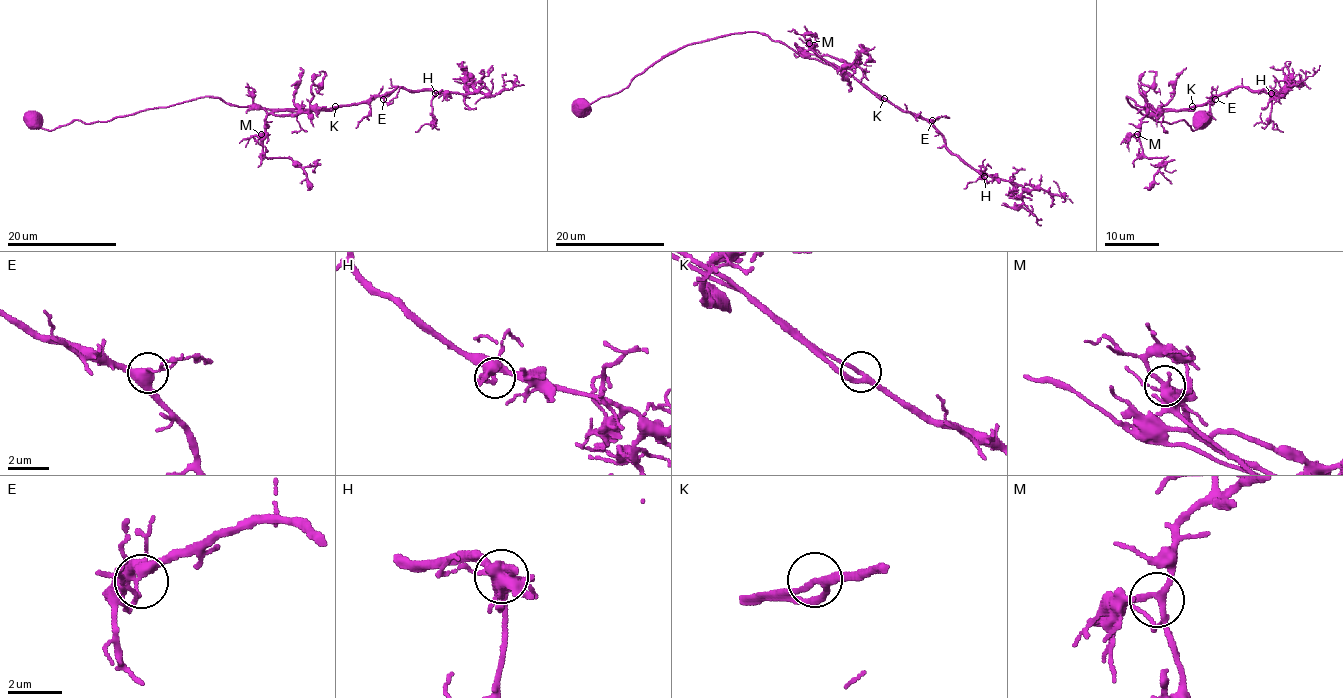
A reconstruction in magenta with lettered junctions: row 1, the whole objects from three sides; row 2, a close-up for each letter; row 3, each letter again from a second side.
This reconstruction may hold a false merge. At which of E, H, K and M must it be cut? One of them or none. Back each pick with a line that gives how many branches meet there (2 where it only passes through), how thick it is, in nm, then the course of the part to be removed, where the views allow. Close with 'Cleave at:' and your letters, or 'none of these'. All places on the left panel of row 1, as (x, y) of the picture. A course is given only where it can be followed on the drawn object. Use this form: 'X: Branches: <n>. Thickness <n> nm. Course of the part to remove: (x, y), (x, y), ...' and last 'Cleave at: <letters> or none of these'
Cleave at: none of these

